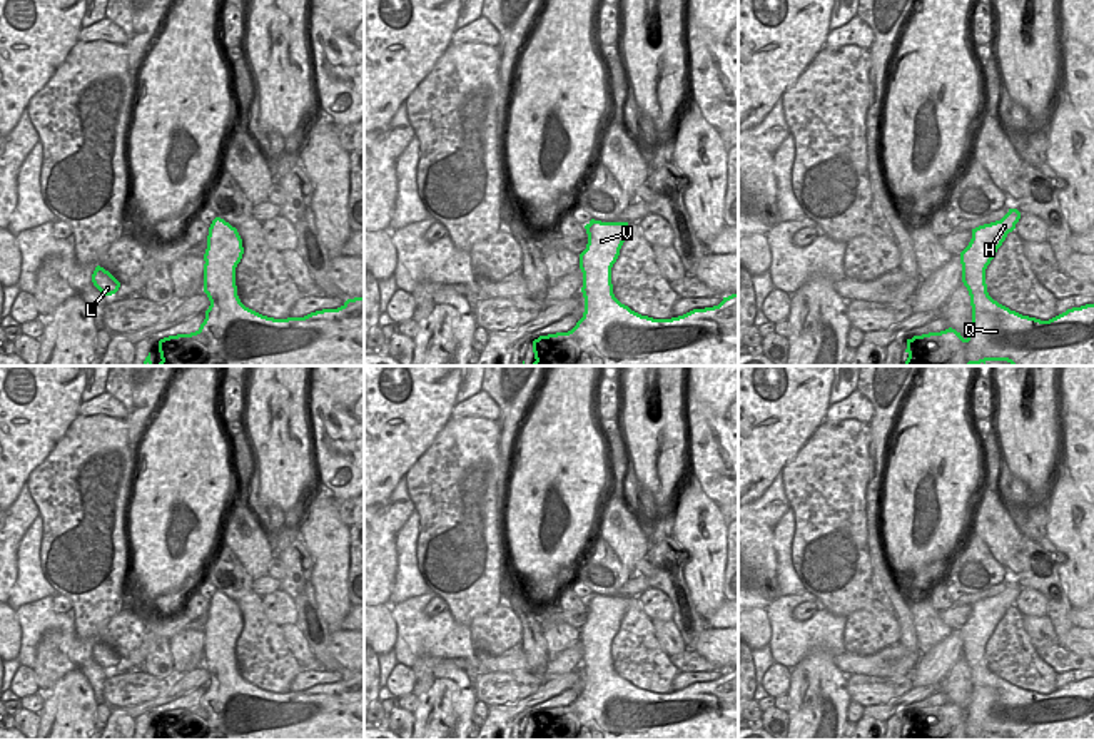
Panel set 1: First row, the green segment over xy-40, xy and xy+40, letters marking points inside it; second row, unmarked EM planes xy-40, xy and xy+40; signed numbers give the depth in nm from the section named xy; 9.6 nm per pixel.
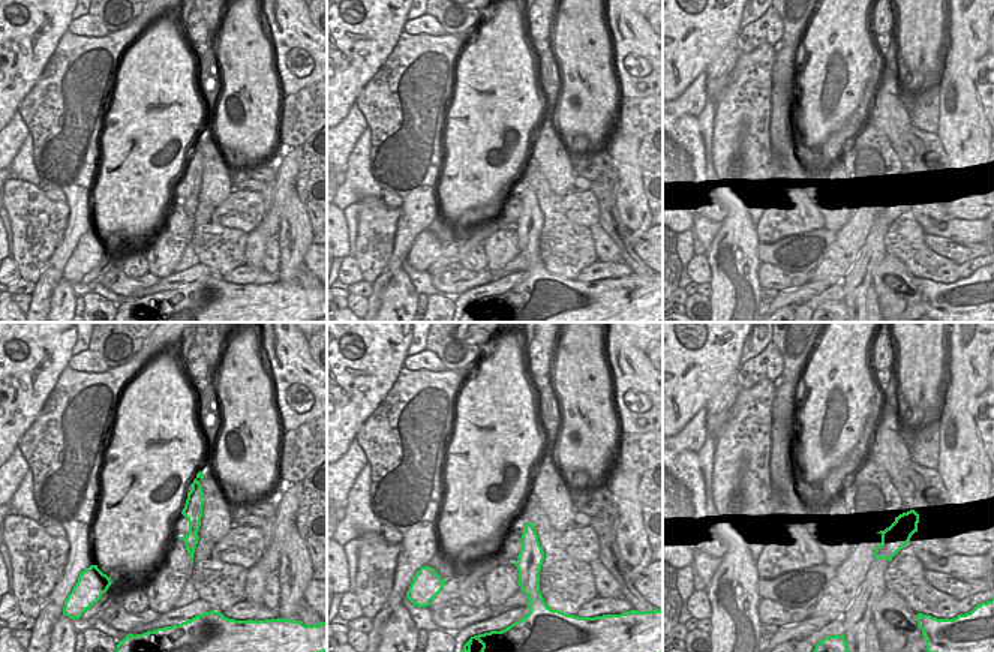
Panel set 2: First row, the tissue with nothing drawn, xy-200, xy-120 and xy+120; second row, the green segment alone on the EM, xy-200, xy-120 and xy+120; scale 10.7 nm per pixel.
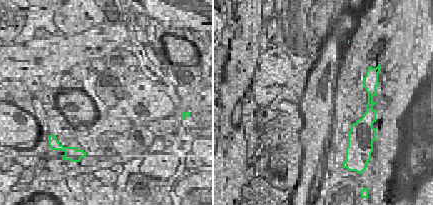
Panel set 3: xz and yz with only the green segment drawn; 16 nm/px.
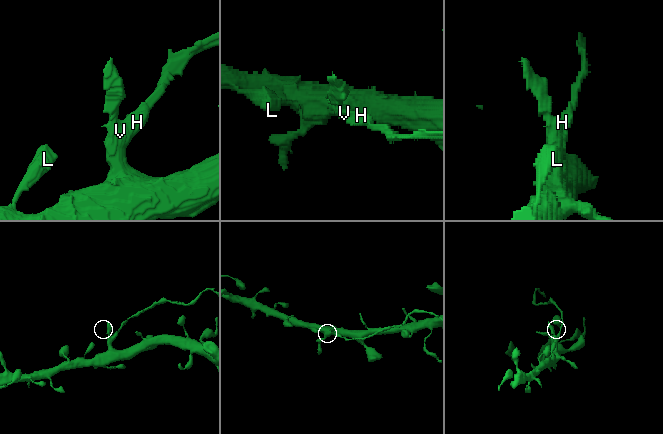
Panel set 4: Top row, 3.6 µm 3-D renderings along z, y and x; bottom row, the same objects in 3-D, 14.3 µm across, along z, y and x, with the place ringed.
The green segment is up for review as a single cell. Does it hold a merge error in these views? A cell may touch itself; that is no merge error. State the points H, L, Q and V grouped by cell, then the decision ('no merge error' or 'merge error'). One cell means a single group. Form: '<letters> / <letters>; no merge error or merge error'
H / L Q V; merge error

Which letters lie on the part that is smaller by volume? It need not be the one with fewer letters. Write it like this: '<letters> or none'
H

